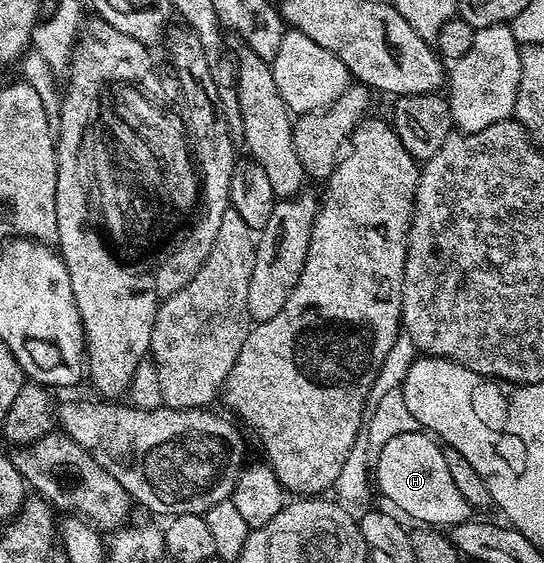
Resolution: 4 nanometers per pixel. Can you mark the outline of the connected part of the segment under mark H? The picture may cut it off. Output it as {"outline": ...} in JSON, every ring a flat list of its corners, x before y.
{"outline":[[423,431,397,435,374,458,374,485,392,505,401,509,405,518,413,517,416,523,428,527,451,527,469,520,466,515,468,500,458,491,446,467,444,449,436,446]]}

